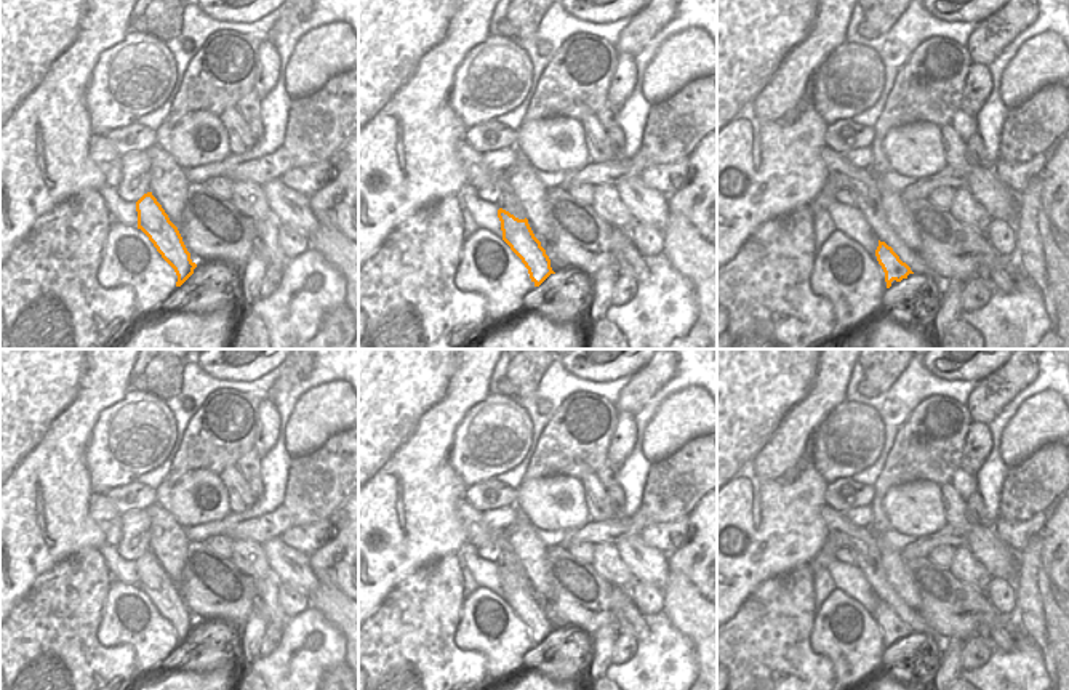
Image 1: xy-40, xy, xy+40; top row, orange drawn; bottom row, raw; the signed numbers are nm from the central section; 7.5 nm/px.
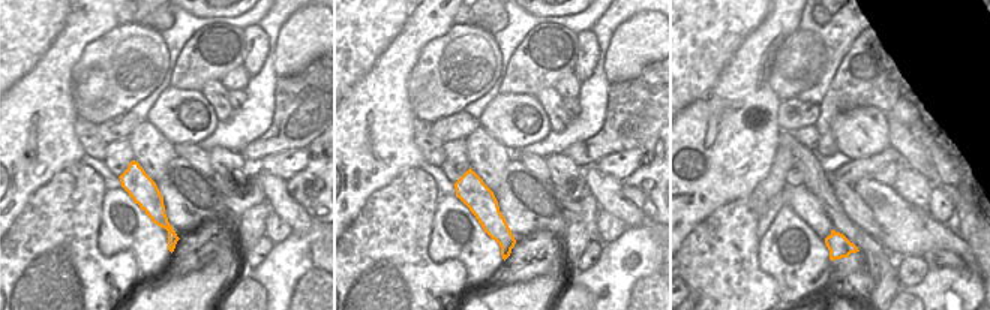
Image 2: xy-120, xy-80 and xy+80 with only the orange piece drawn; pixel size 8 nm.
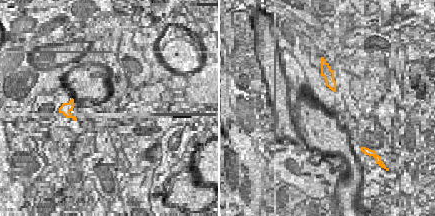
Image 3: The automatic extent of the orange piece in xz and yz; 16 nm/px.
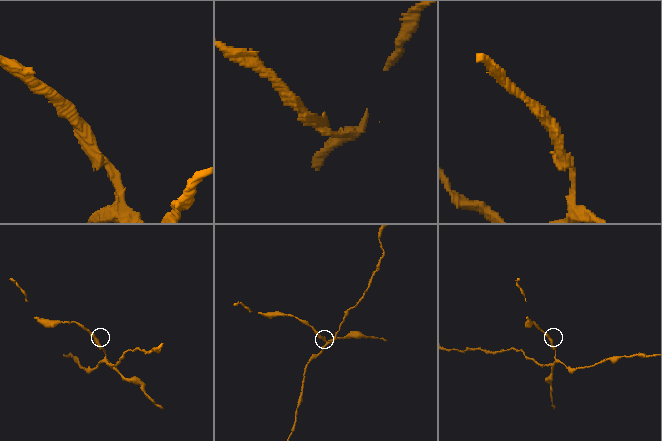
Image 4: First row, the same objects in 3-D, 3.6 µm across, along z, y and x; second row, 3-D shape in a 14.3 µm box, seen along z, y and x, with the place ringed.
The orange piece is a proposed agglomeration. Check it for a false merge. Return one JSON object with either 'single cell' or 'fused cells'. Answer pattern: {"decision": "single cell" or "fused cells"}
{"decision": "fused cells"}

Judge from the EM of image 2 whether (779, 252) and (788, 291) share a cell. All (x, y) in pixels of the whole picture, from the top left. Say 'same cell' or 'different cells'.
same cell

